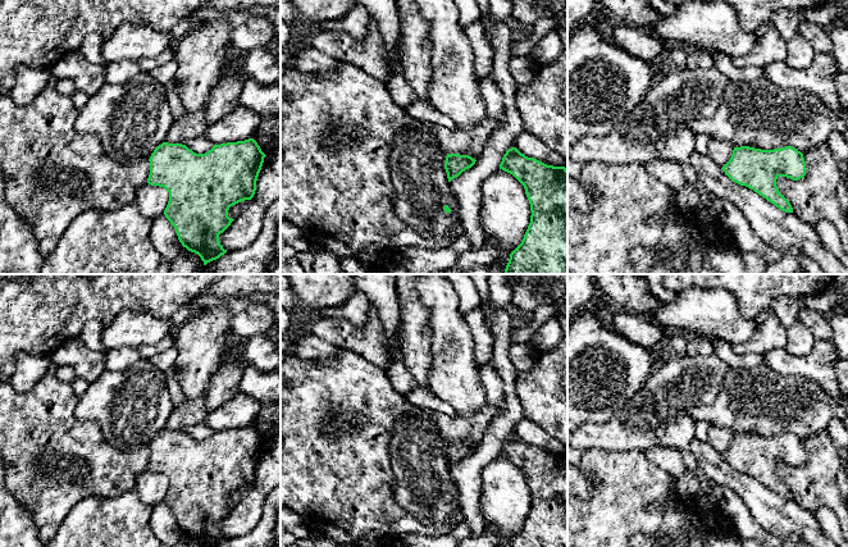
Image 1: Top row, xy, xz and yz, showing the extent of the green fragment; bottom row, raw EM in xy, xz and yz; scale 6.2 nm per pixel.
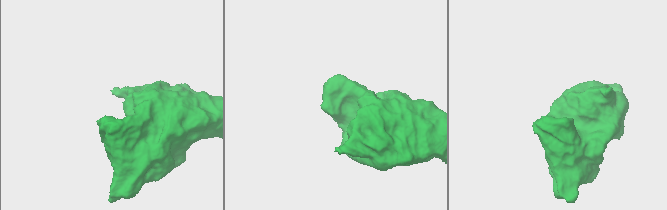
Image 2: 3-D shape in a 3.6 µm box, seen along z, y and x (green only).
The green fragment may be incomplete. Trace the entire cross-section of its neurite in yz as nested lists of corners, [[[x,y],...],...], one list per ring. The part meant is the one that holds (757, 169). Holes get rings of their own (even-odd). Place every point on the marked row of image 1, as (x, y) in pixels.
[[[792,146],[774,150],[734,147],[730,160],[721,169],[729,179],[753,190],[785,213],[793,213],[793,208],[779,192],[776,179],[798,181],[807,170],[803,154]]]

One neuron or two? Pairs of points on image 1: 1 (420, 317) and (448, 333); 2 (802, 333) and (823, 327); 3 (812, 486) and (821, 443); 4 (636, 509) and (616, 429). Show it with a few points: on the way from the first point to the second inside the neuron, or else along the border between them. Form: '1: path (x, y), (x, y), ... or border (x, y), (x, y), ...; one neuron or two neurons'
1: border (419, 295), (419, 299), (428, 310), (431, 354); two neurons
2: border (798, 317), (816, 340); two neurons
3: path (819, 475), (821, 454); one neuron
4: border (592, 447), (612, 451), (643, 451); two neurons

